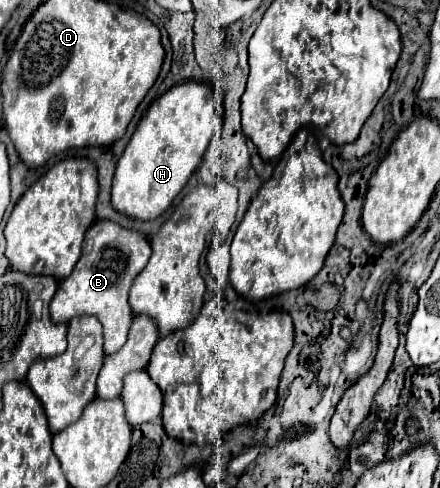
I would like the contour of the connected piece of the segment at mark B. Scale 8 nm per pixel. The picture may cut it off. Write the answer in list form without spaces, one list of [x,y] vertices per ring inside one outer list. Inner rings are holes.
[[[97,220],[85,234],[81,258],[69,278],[59,282],[57,294],[51,302],[51,320],[67,324],[75,316],[97,316],[103,324],[103,352],[117,352],[125,340],[133,314],[129,308],[129,288],[135,276],[145,268],[151,256],[149,242],[139,234],[117,226],[111,220]]]

